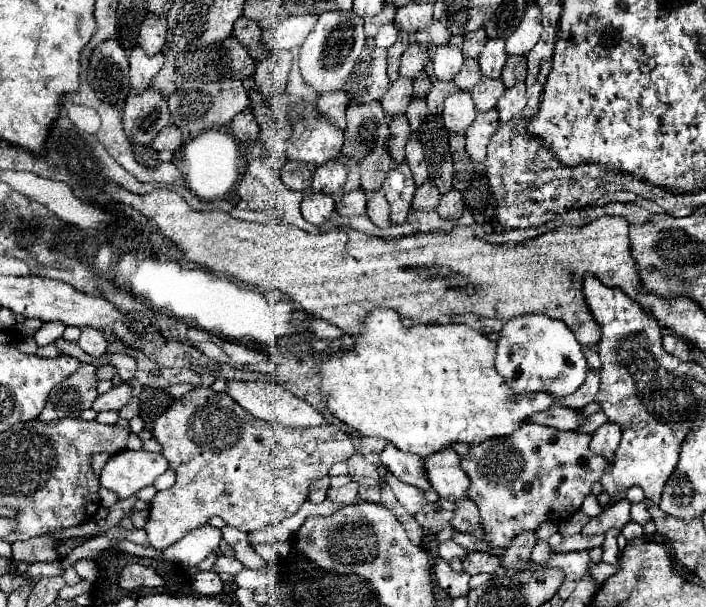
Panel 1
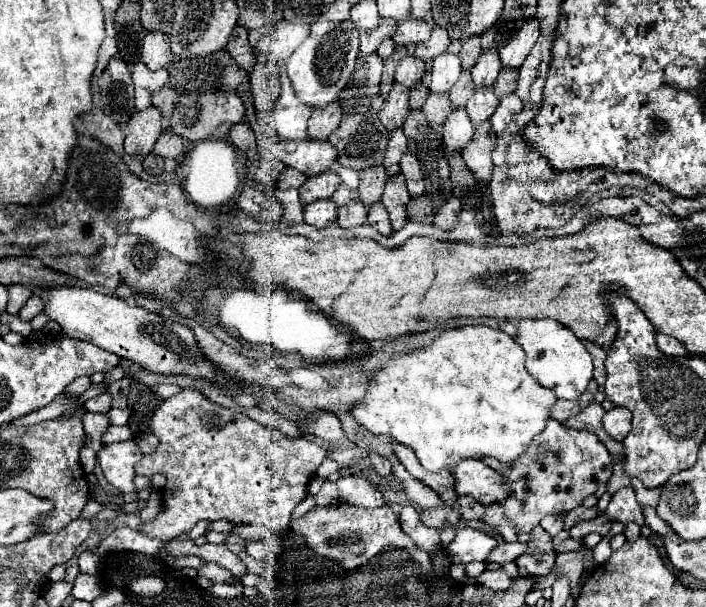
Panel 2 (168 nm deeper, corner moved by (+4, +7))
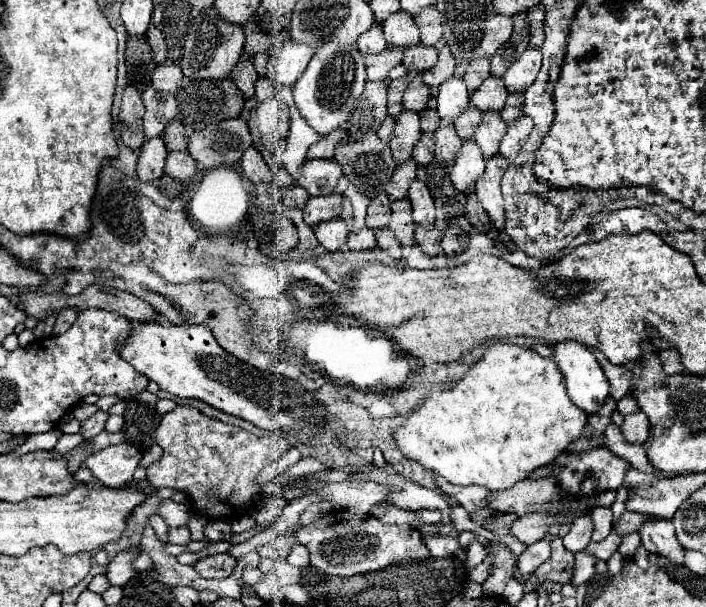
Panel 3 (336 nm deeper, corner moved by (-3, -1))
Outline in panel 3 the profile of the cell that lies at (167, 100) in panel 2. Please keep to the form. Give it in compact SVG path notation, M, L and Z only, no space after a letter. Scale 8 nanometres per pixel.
M172 120L162 136L162 140L166 142L166 148L168 152L182 152L182 150L187 149L189 141L189 131L188 128L182 126L178 120Z

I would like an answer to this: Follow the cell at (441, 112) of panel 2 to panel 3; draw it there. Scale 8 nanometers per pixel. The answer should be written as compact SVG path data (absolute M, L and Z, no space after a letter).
M442 122L434 134L434 140L436 140L436 150L434 150L436 158L442 160L444 164L452 164L452 160L456 158L456 152L460 150L460 144L462 144L454 126Z

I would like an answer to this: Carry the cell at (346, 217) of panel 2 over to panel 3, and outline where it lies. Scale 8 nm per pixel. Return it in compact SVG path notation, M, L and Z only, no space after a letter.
M362 228L360 232L352 232L348 236L348 250L372 250L376 248L376 238L370 228Z

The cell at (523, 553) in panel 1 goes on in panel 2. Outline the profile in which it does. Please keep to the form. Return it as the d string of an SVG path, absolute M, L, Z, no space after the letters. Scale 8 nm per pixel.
M533 528L527 542L527 552L515 560L519 574L523 576L545 576L555 566L555 550L551 536L541 528Z

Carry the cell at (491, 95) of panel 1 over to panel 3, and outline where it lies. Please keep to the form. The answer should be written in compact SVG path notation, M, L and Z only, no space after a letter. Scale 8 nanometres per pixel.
M484 112L482 114L482 122L474 134L474 142L480 146L486 160L492 158L494 154L498 154L498 146L500 146L500 140L502 140L506 128L508 126L500 118L498 112Z

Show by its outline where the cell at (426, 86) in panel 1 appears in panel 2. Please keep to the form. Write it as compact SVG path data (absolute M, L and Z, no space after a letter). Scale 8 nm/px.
M423 82L415 84L415 86L409 90L409 96L411 96L411 108L421 108L423 102L425 102L425 98L427 98L427 94L429 94L429 88L427 88Z

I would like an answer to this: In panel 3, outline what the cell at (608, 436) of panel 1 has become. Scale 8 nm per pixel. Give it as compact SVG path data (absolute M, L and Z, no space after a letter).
M634 412L634 414L628 414L624 418L624 424L622 424L622 432L624 432L624 438L630 442L630 444L644 444L644 440L648 440L648 418L644 416L644 412Z

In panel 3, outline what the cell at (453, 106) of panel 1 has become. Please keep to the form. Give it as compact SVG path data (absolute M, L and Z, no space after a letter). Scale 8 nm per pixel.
M468 140L462 144L456 156L454 168L450 172L450 180L458 192L468 192L468 188L472 188L476 180L484 174L484 168L486 164L478 144L474 140Z

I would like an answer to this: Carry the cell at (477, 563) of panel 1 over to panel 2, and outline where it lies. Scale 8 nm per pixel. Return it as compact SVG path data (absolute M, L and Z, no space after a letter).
M511 542L511 544L499 544L497 548L493 548L493 552L489 554L487 562L497 562L497 564L505 564L511 562L515 558L519 558L525 552L525 544L521 542Z

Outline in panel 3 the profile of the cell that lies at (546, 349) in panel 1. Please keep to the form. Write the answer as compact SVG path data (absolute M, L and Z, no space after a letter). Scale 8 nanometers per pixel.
M568 340L554 344L552 352L556 366L566 378L568 396L588 414L596 414L610 396L610 384L592 350Z

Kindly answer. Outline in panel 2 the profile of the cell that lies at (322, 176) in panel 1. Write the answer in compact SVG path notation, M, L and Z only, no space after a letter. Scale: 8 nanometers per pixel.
M327 170L327 172L321 172L319 176L307 178L307 182L301 186L299 194L301 194L303 204L309 204L309 202L315 202L319 198L331 198L331 194L335 192L335 188L339 184L341 184L339 174Z

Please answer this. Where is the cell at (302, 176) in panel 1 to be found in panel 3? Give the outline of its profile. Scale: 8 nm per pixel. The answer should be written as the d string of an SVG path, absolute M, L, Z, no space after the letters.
M292 186L292 188L288 188L286 192L284 192L284 200L282 200L282 204L284 206L288 206L288 208L304 208L304 204L308 202L308 192L304 192L304 188L302 186Z

